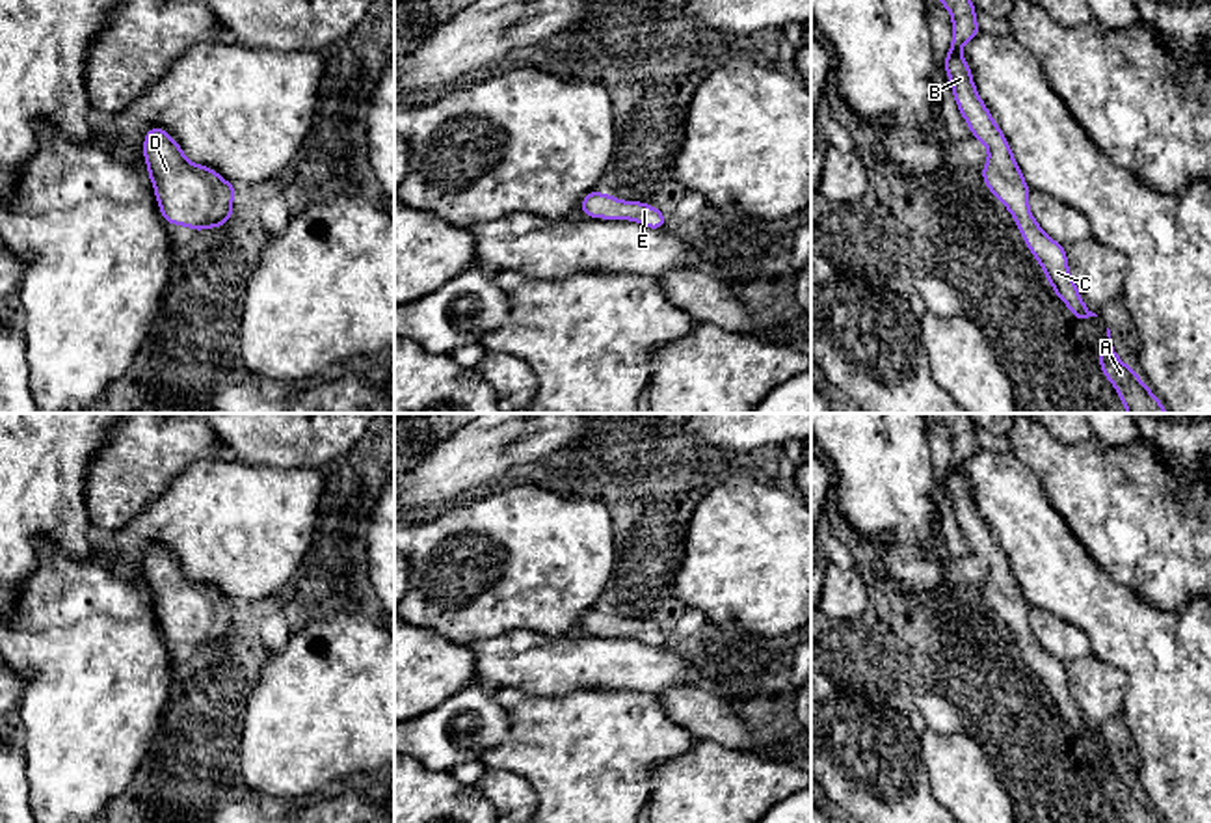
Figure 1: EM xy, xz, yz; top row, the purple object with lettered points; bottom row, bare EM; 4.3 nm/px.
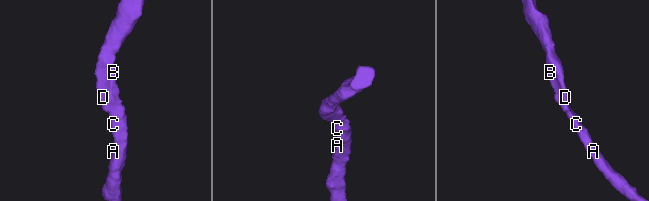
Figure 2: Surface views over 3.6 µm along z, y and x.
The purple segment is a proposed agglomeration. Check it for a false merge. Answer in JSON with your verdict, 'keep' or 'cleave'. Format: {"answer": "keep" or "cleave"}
{"answer": "keep"}

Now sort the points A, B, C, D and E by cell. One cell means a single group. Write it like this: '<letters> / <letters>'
A B C D E

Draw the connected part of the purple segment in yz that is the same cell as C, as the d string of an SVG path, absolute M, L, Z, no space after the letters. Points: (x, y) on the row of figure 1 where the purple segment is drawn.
M939 0L952 17L952 43L947 58L941 61L949 73L954 101L971 134L988 147L988 162L982 168L982 181L990 192L999 197L1006 210L1016 218L1027 248L1040 263L1055 294L1070 307L1077 320L1098 317L1081 300L1079 289L1068 270L1066 248L1047 236L1029 210L1029 194L1014 153L1006 143L990 110L977 93L971 78L971 67L960 54L960 48L980 34L975 19L977 7L971 0Z

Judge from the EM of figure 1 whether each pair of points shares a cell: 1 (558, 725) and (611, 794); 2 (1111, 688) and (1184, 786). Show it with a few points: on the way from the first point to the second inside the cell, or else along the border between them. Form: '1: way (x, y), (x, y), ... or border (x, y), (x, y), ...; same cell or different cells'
1: way (568, 742), (592, 766), (594, 777); same cell
2: border (1105, 661), (1126, 674), (1122, 714); different cells

